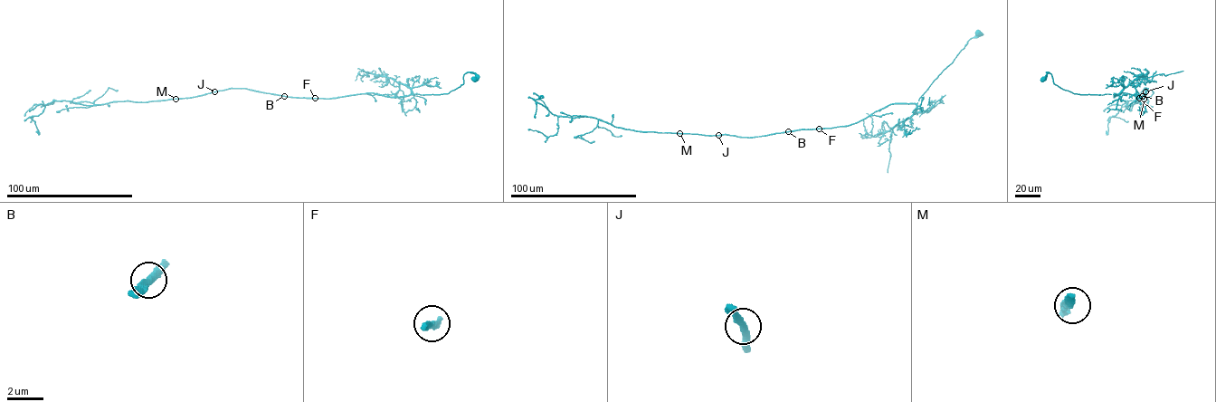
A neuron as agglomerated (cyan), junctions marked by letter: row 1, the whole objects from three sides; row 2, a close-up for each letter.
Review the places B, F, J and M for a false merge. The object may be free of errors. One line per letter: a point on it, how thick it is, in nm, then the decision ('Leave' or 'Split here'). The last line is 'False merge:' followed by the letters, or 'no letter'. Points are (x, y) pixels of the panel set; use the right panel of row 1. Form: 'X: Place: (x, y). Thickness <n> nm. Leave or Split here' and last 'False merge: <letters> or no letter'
B: Place: (1142, 96). Thickness 360 nm. Leave
F: Place: (1139, 98). Thickness 300 nm. Leave
J: Place: (1145, 91). Thickness 280 nm. Leave
M: Place: (1144, 99). Thickness 240 nm. Leave
False merge: no letter

